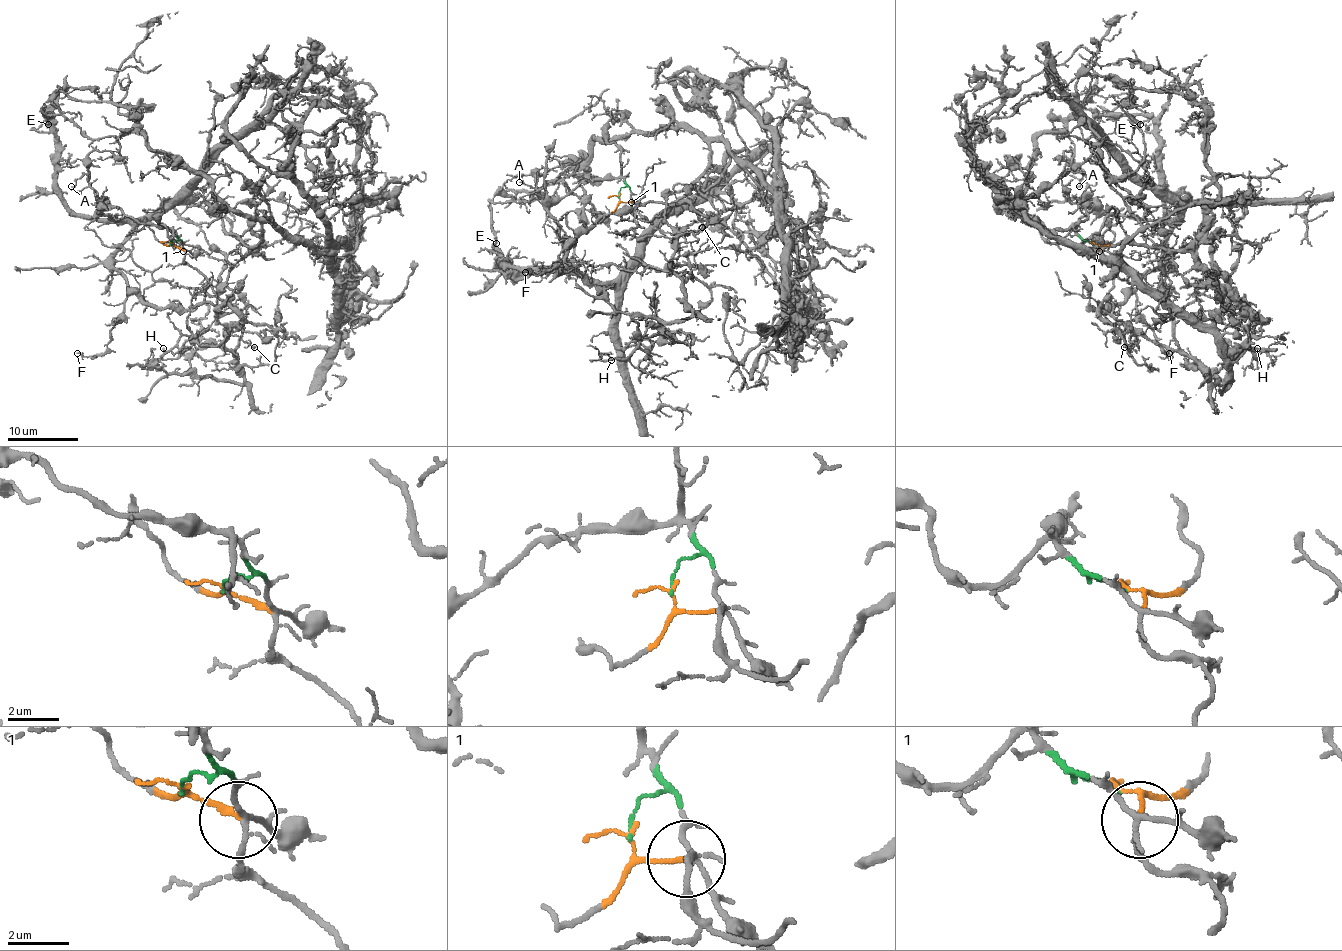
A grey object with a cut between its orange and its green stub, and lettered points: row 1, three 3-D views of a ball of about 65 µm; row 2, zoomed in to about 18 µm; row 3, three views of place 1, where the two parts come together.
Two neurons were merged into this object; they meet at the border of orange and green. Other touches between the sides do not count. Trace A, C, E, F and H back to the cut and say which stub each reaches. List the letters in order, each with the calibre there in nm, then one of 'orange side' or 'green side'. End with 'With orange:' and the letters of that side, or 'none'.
A: 150 nm thick; green side
C: 120 nm thick; orange side
E: 110 nm thick; green side
F: 110 nm thick; green side
H: 130 nm thick; orange side
With orange: C, H

